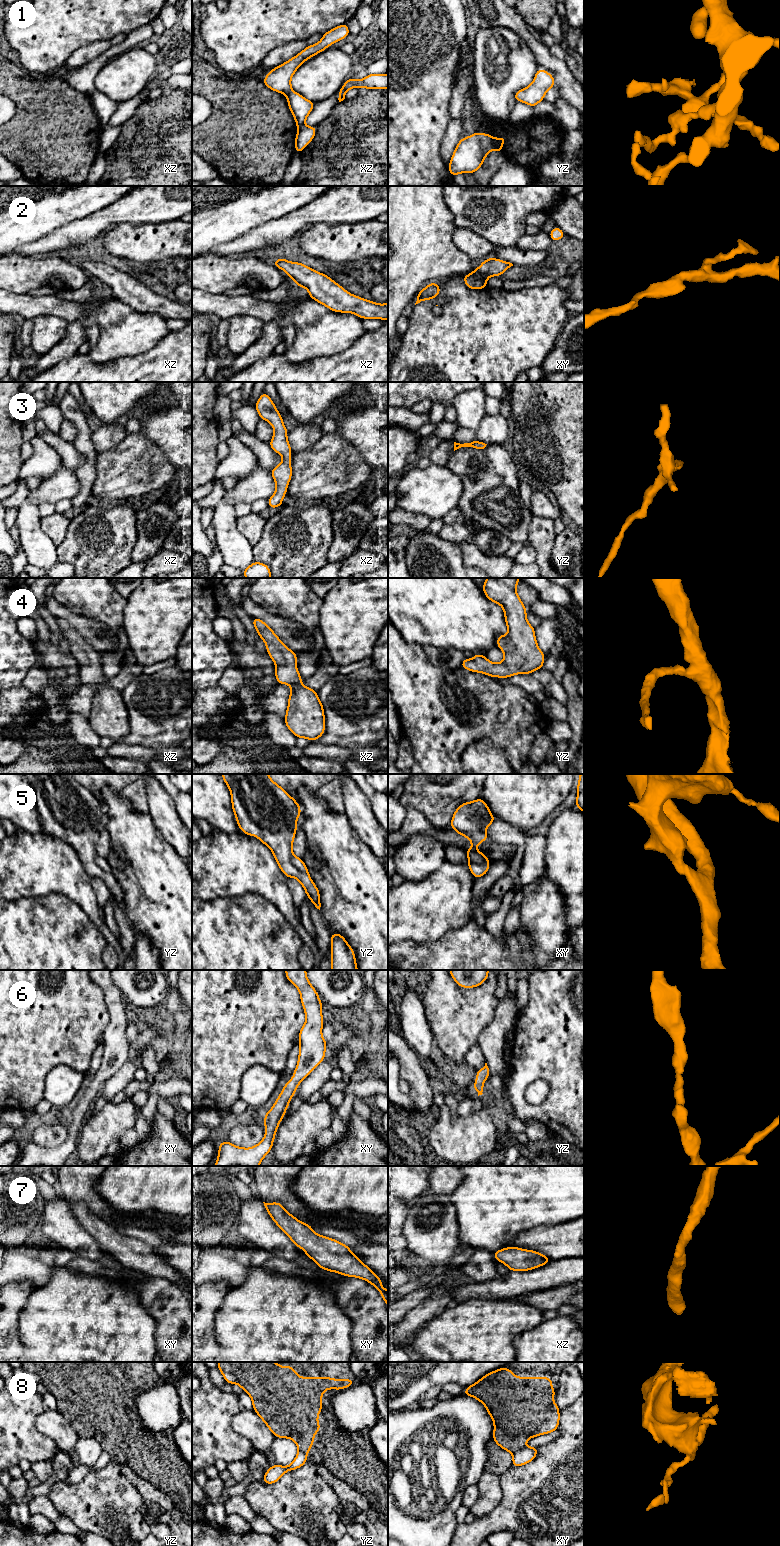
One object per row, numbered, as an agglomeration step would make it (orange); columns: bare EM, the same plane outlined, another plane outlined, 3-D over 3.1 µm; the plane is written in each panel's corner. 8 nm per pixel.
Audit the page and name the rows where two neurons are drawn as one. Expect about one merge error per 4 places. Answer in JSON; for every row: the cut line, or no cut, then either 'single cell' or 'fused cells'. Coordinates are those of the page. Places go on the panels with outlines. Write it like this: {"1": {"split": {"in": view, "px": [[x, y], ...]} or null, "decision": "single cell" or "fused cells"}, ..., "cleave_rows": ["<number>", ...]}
{"1": {"split": {"in": "yz", "px": [[492, 137], [491, 148]]}, "decision": "fused cells"}, "2": {"split": null, "decision": "single cell"}, "3": {"split": null, "decision": "single cell"}, "4": {"split": null, "decision": "single cell"}, "5": {"split": null, "decision": "single cell"}, "6": {"split": null, "decision": "single cell"}, "7": {"split": null, "decision": "single cell"}, "8": {"split": {"in": "xy", "px": [[524, 1446], [513, 1454]]}, "decision": "fused cells"}, "cleave_rows": ["1", "8"]}

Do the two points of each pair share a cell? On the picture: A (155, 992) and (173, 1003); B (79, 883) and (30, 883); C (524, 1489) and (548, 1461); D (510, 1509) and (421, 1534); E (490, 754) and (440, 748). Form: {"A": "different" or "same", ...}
{"A": "different", "B": "same", "C": "same", "D": "different", "E": "different"}

